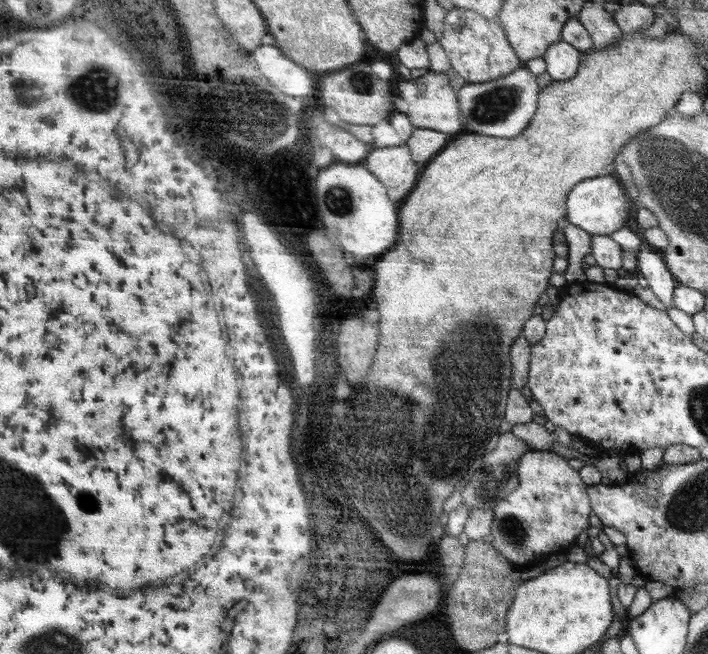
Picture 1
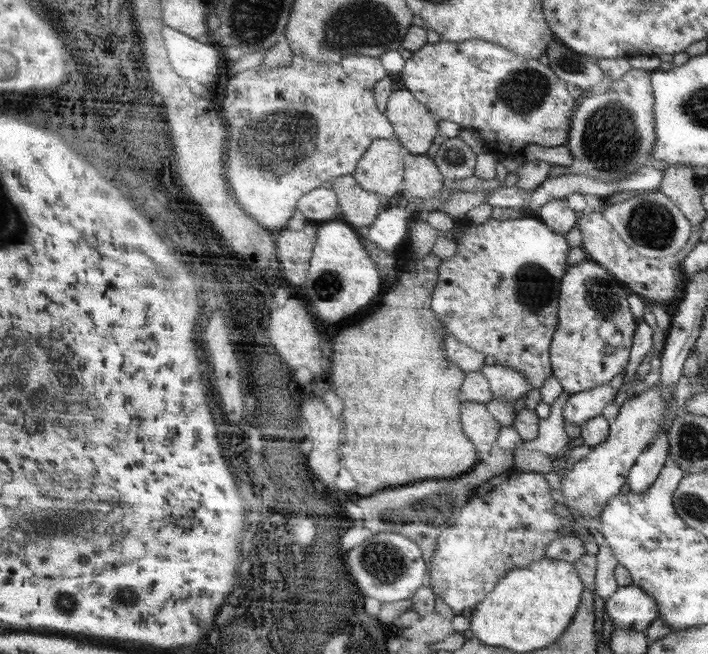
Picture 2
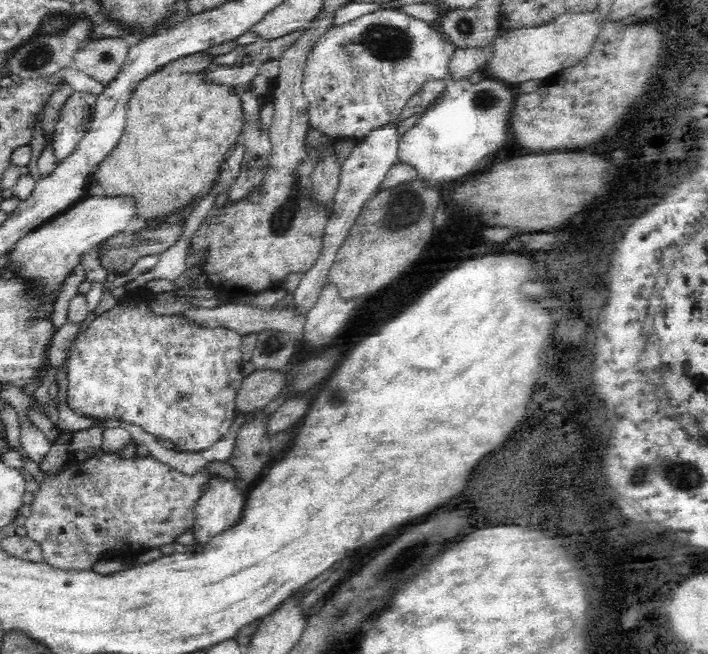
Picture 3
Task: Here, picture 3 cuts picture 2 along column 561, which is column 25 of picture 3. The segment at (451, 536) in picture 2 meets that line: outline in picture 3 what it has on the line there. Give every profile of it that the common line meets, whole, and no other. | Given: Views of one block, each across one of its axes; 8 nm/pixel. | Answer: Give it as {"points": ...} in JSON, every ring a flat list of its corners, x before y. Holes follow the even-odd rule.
{"points":[[100,451,90,457,72,458,60,472,48,474,44,482,40,482,34,502,30,504,32,512,24,523,26,537,38,544,44,563,63,570,92,571,98,560,116,550,160,549,193,528,194,508,213,476,206,467,192,476,184,474,150,455,120,458,116,451]]}

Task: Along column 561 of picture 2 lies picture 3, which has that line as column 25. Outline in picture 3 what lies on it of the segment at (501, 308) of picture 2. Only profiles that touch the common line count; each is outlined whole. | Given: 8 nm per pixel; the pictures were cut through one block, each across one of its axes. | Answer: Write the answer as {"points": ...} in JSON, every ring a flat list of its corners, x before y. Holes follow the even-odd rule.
{"points":[[100,196,100,198,86,198,76,203,70,210,53,217,52,222,38,226,36,230,28,232,13,244,8,262,18,266,16,276,22,276,30,282,30,286,40,288,46,298,50,298,50,306,56,302,60,286,70,276,72,268,80,264,89,251,100,244,121,233,128,231,134,222,135,201,130,196]]}

